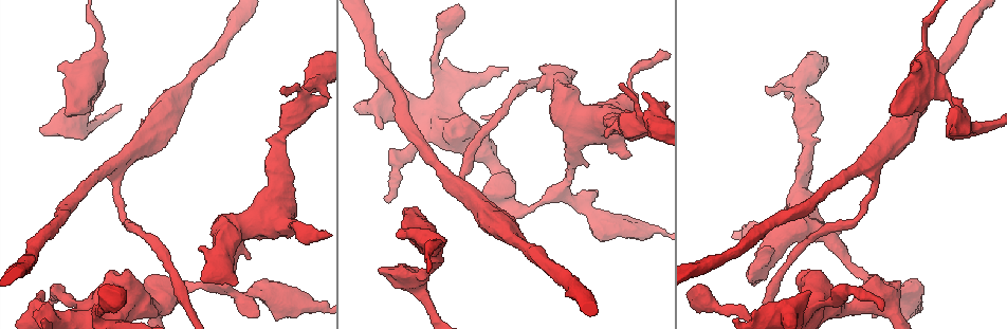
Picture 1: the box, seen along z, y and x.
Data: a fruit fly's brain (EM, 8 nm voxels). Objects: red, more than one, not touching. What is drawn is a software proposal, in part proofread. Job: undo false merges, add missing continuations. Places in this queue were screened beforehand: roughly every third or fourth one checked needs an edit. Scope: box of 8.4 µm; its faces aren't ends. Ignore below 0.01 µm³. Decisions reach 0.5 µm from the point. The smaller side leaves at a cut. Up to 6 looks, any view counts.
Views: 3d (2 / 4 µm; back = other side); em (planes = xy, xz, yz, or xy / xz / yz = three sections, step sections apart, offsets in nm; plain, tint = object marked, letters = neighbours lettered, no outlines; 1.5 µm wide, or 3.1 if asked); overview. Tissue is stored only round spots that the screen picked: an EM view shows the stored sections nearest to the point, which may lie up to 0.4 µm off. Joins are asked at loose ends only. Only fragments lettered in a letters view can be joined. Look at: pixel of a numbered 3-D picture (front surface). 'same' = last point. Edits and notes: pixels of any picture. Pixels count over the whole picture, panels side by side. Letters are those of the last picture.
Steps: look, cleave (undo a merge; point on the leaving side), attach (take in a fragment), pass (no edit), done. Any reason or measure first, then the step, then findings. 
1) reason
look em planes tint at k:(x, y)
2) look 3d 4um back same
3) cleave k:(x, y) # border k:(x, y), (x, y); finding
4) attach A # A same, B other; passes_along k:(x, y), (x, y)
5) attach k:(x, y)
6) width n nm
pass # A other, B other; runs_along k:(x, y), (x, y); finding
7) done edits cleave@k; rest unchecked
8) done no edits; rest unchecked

an open end
look 3d 4um at 1:(387, 200)

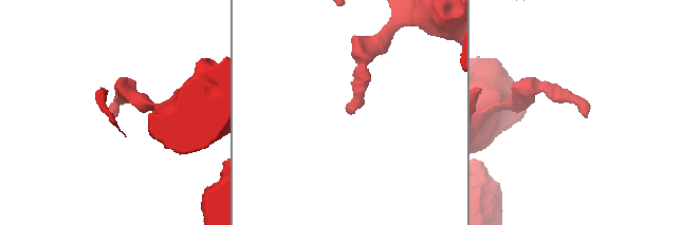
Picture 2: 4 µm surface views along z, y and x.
now the EM
look em yz step 4 tint at 2:(350, 108)

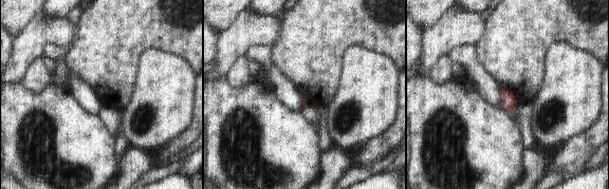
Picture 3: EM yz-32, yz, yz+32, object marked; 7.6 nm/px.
look em planes letters same

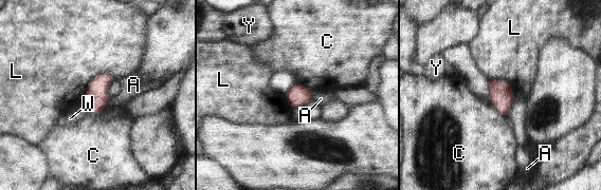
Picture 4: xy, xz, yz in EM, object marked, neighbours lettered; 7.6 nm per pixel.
longest_contact L 280 nm
pass # A other, C other, L other, W other, Y other; none of them fits

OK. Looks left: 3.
thick end
look 3d 2um at 1:(235, 284)

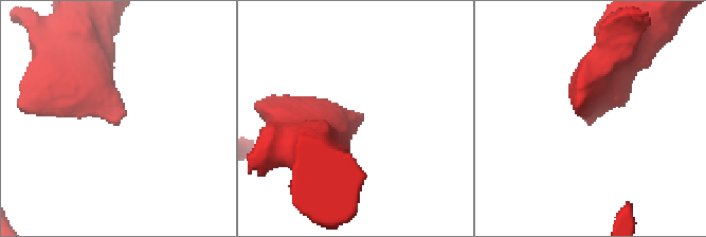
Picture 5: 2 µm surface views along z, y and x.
look em xz step 4 letters at 5:(591, 113)

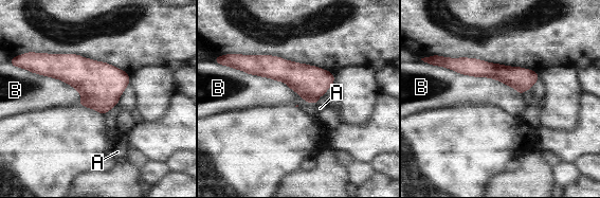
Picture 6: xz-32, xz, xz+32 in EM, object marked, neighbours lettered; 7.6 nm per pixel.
look em planes letters same

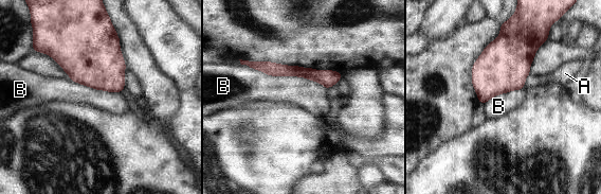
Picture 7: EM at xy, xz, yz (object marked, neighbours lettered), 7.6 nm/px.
pass # A other, B other; border 7:(240, 63), (326, 89); no lettered fragment goes on from it

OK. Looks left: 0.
done no edits; rest unchecked

